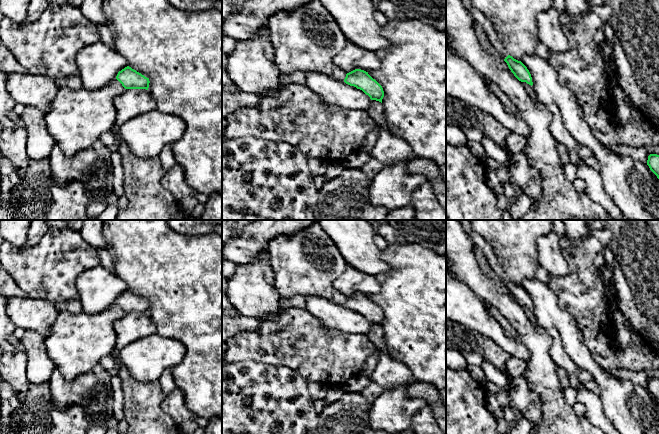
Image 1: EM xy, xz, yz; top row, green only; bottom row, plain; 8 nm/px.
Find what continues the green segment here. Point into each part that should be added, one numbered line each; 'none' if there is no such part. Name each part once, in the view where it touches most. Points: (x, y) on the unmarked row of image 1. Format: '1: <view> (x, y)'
1: yz (479, 241)

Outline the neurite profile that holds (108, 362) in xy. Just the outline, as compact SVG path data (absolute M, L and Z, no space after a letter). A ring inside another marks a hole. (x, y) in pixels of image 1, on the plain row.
M107 355L100 359L99 364L104 367L112 376L118 376L121 366L111 355Z

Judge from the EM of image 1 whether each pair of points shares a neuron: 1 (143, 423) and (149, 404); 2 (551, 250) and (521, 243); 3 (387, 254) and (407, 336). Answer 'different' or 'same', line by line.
1: same
2: different
3: same

